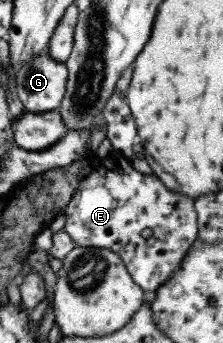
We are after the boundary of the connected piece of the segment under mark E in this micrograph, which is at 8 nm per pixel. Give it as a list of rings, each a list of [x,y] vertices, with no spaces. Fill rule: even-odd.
[[[104,156],[97,161],[98,170],[118,172],[118,180],[106,182],[104,174],[89,172],[62,210],[65,214],[63,231],[75,246],[114,251],[131,280],[144,293],[152,293],[179,267],[197,237],[193,200],[168,190],[152,173],[136,171],[128,160],[126,166],[120,166],[120,156]]]

